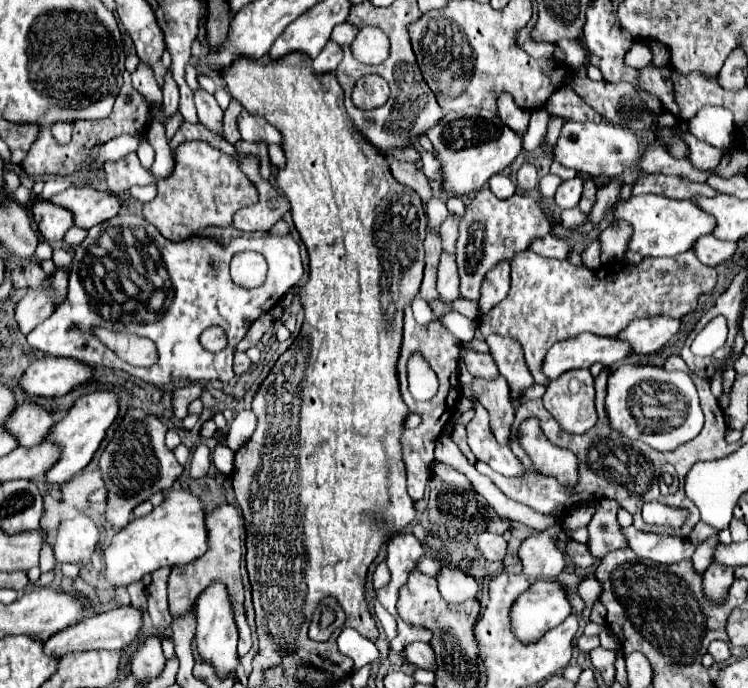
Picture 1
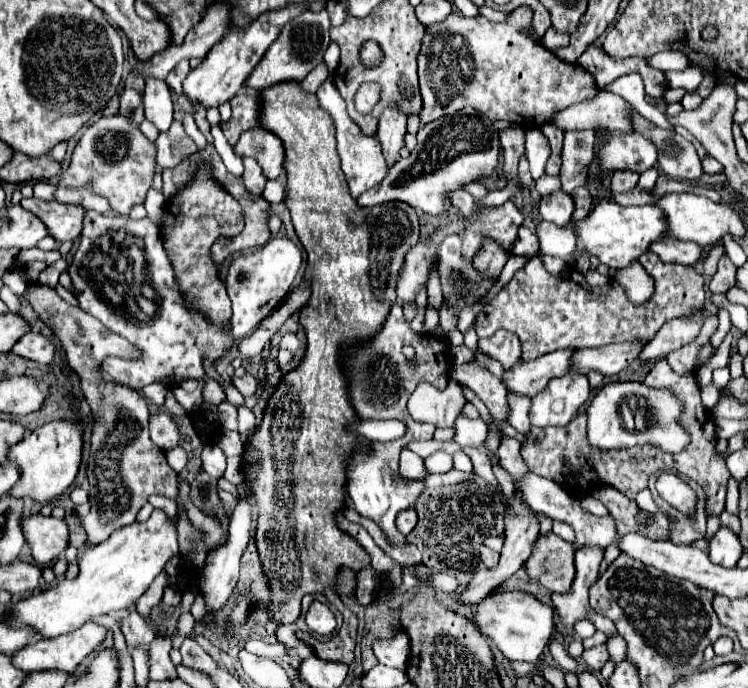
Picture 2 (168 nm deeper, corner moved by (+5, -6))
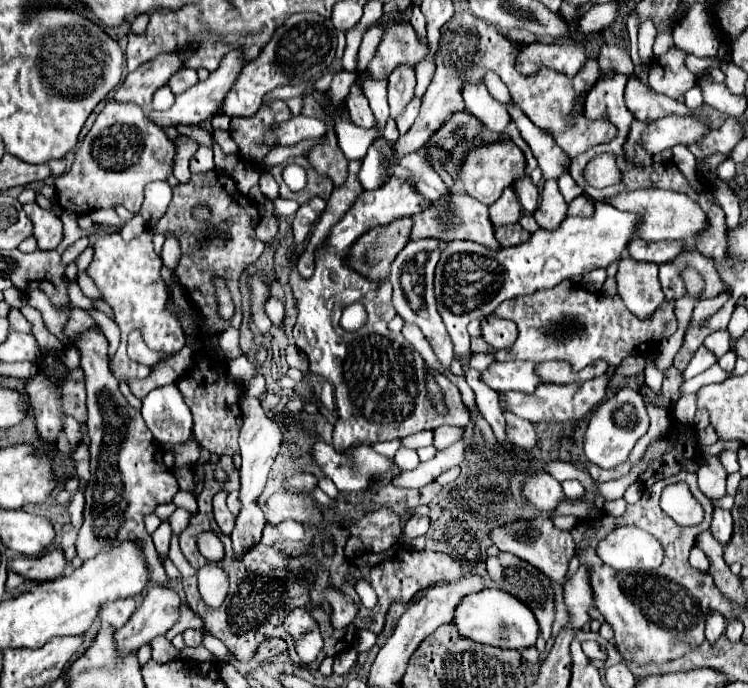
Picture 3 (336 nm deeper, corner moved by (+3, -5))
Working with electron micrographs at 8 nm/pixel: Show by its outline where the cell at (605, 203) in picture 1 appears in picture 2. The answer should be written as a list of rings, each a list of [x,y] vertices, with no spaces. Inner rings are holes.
[[[616,170],[616,174],[612,174],[612,190],[614,192],[628,192],[636,186],[640,174],[636,172],[628,172],[628,170]]]

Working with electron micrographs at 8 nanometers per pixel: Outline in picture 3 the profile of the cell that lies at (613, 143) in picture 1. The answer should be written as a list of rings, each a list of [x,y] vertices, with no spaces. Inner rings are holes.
[[[666,117],[662,121],[650,123],[642,131],[642,147],[646,153],[662,153],[676,143],[694,143],[710,131],[706,119],[694,121],[694,117]]]

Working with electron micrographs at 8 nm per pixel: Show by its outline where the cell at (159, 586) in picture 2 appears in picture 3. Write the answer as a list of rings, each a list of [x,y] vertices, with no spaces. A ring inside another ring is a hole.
[[[160,523],[160,527],[152,533],[152,539],[154,539],[156,551],[160,551],[158,555],[166,557],[168,553],[164,553],[164,551],[168,551],[168,547],[170,547],[170,539],[172,539],[172,529],[170,529],[170,525],[168,525],[168,523]]]

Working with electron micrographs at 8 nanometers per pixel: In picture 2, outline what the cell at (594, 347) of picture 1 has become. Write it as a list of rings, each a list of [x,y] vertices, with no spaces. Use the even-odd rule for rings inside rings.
[[[556,350],[552,354],[544,354],[532,362],[518,362],[512,370],[504,372],[502,382],[508,392],[516,396],[536,396],[548,380],[564,376],[570,368],[570,358],[574,350]]]

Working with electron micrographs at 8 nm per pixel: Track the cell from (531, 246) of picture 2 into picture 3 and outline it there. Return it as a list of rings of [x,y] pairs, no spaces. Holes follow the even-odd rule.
[[[520,223],[502,225],[502,227],[496,227],[496,239],[502,247],[516,247],[516,245],[526,243],[530,239],[530,233],[522,229]]]

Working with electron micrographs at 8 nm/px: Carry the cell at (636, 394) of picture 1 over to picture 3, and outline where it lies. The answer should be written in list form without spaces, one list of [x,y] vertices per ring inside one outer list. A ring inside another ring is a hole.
[[[622,387],[614,397],[606,399],[592,413],[588,429],[584,433],[584,453],[586,459],[602,469],[612,469],[618,463],[626,461],[636,441],[648,431],[648,413],[642,395],[632,387]]]

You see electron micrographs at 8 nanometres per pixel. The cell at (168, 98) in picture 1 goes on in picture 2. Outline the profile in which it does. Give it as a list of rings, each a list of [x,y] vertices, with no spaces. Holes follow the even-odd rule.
[[[174,122],[168,132],[160,132],[156,146],[158,146],[156,160],[158,160],[158,166],[162,168],[174,168],[182,160],[196,154],[198,150],[194,140],[184,132],[182,122]]]

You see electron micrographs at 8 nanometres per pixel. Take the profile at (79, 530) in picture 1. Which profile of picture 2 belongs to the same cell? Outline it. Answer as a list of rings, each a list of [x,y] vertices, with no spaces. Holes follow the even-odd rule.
[[[32,514],[28,518],[22,518],[20,526],[36,564],[46,566],[64,554],[68,546],[68,526],[64,520]]]

